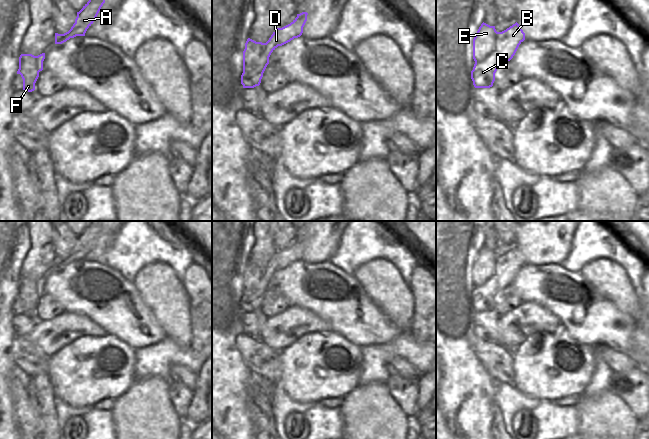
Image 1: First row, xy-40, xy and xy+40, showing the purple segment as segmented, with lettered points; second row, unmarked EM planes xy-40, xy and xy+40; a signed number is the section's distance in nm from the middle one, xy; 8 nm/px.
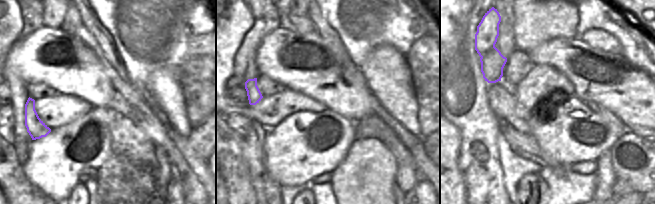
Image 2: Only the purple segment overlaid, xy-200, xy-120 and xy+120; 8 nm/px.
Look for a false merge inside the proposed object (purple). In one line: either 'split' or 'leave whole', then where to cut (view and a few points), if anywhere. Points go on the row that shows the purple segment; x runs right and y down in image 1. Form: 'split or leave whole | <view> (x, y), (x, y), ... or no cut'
split | xy (265, 43), (266, 46), (257, 53), (249, 79), (243, 86)

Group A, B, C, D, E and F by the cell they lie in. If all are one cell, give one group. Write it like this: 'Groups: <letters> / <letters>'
Groups: A B C D / E F

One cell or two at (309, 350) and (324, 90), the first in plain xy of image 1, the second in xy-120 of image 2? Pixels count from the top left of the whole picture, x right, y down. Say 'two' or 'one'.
two

